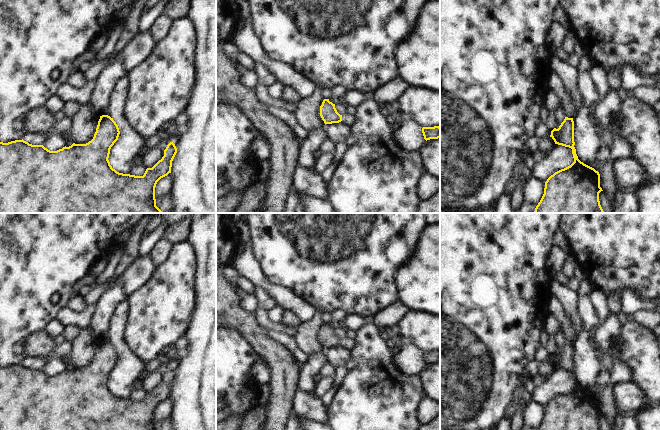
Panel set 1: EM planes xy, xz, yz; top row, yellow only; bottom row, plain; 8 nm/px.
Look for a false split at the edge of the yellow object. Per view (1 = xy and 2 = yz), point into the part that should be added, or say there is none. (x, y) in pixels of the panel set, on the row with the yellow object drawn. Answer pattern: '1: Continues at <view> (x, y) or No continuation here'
1: No continuation here
2: No continuation here

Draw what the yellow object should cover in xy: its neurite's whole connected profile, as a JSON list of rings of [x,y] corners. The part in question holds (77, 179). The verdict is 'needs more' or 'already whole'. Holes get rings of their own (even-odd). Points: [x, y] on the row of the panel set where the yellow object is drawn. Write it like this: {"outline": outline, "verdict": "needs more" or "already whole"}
{"outline": [[[108,115],[100,116],[96,132],[91,141],[86,144],[73,143],[69,147],[63,147],[57,151],[50,151],[43,145],[32,145],[22,140],[15,140],[8,143],[0,142],[0,213],[163,213],[156,206],[155,187],[157,182],[171,173],[172,161],[177,153],[177,148],[170,142],[164,150],[164,156],[152,168],[147,168],[143,176],[135,176],[117,172],[112,168],[108,160],[110,149],[118,140],[120,131],[118,125]]], "verdict": "already whole"}

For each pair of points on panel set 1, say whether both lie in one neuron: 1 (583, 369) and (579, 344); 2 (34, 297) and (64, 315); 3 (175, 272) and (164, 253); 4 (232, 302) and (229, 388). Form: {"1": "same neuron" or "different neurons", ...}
{"1": "same neuron", "2": "different neurons", "3": "different neurons", "4": "different neurons"}

